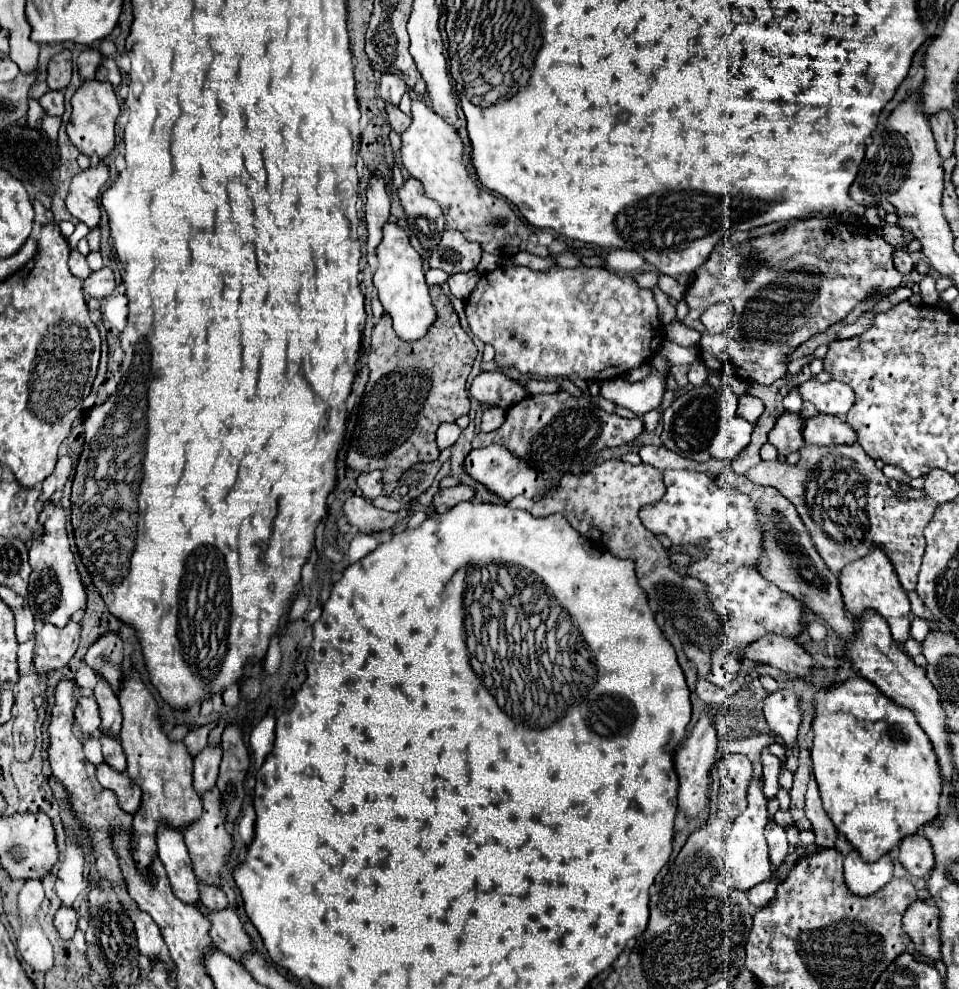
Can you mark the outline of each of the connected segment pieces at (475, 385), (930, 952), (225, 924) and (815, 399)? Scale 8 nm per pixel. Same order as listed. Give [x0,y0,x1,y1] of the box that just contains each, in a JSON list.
[[471,371,529,409],[903,901,941,961],[199,905,253,961],[799,377,855,415]]

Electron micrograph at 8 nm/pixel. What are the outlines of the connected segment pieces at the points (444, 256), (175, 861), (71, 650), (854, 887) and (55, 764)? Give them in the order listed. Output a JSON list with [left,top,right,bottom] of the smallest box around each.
[[431,227,481,275],[157,825,199,905],[33,621,81,675],[845,851,893,897],[49,681,133,895]]

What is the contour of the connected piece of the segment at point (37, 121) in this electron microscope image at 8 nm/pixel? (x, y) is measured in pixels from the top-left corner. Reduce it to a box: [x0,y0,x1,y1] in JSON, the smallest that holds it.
[27,97,45,129]

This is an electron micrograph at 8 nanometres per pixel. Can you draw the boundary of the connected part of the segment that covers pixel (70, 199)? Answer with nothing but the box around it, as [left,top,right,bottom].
[65,163,109,229]

